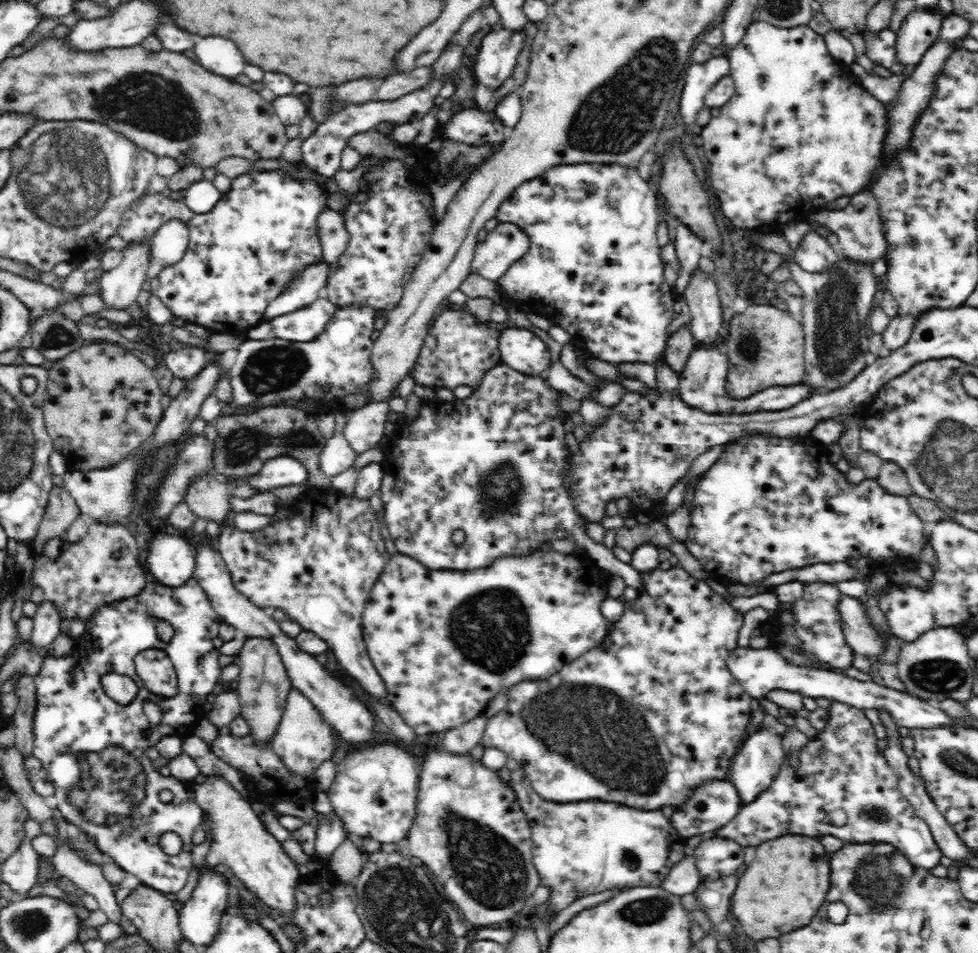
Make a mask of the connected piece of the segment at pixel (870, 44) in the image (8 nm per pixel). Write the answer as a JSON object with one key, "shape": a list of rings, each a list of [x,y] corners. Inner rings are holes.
{"shape":[[[866,26],[861,34],[865,43],[865,54],[874,65],[889,69],[892,64],[896,63],[897,32],[893,31],[890,26],[882,28],[880,32],[872,32]]]}

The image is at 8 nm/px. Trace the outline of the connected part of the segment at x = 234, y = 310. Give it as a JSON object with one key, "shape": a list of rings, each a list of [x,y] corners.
{"shape":[[[250,171],[233,178],[229,191],[222,195],[210,212],[204,214],[190,210],[181,199],[174,201],[161,192],[147,194],[145,191],[124,212],[116,234],[127,242],[136,242],[142,236],[153,236],[166,220],[177,218],[184,222],[189,228],[188,250],[180,262],[167,266],[155,279],[151,279],[150,292],[154,294],[154,300],[162,301],[171,310],[174,317],[190,318],[189,323],[206,326],[216,333],[241,336],[264,321],[267,304],[290,286],[298,272],[308,264],[323,261],[316,218],[324,208],[326,192],[316,181],[298,181],[282,171]]]}

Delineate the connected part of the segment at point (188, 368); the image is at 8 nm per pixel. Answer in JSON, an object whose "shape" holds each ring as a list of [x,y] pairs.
{"shape":[[[202,347],[181,348],[164,355],[165,364],[174,377],[192,380],[207,366],[207,350]]]}

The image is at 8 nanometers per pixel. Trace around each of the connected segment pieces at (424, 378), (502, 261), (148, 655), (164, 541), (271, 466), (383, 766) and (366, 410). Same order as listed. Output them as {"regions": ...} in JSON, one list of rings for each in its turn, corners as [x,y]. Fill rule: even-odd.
{"regions":[[[[446,308],[432,321],[416,365],[409,371],[408,376],[414,379],[414,384],[435,390],[449,388],[453,391],[457,386],[479,387],[481,380],[488,374],[488,369],[503,363],[498,340],[500,333],[486,323],[479,322],[470,311],[464,308]]],[[[500,223],[487,233],[483,242],[476,245],[474,256],[471,262],[471,274],[480,275],[490,282],[497,280],[515,263],[520,260],[528,250],[530,240],[526,232],[512,223]]],[[[143,650],[134,660],[135,670],[150,692],[164,698],[172,698],[178,694],[175,666],[163,650]]],[[[156,534],[148,544],[145,562],[146,572],[158,582],[182,586],[194,574],[194,547],[190,540],[172,534]]],[[[291,456],[272,457],[264,463],[256,476],[244,481],[260,492],[282,486],[304,486],[309,482],[308,469],[301,460]]],[[[398,744],[349,748],[335,770],[326,795],[333,814],[340,818],[350,837],[356,842],[374,839],[386,846],[402,841],[416,815],[421,771],[418,753]]],[[[398,386],[392,397],[365,405],[364,408],[348,414],[343,433],[351,448],[358,454],[380,446],[378,442],[384,436],[384,423],[390,411],[389,403],[391,399],[398,396],[397,388]]]]}

